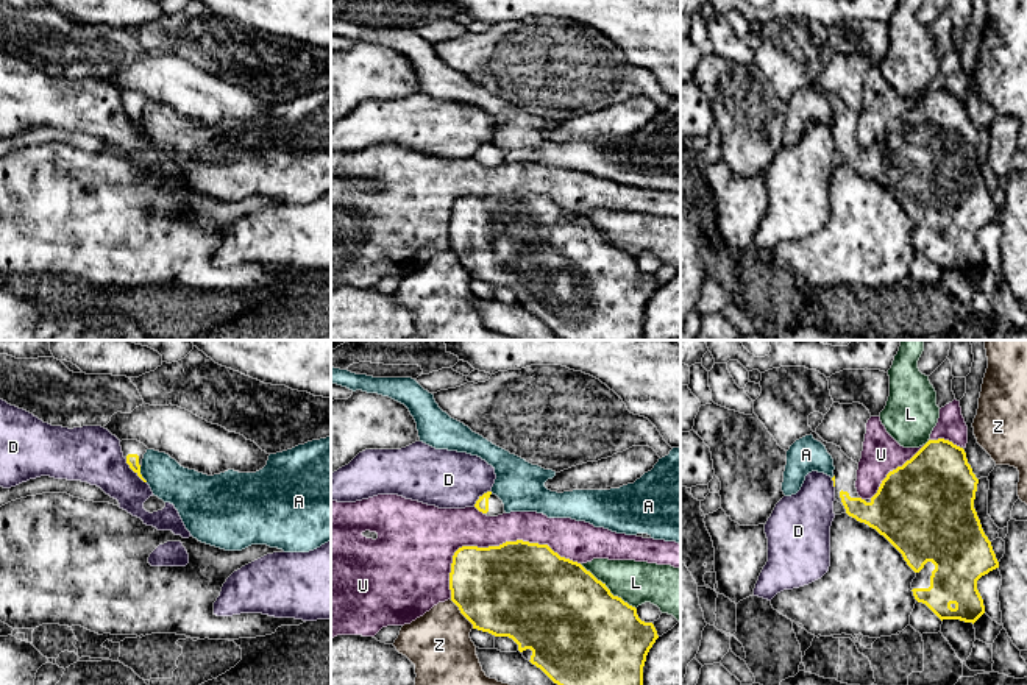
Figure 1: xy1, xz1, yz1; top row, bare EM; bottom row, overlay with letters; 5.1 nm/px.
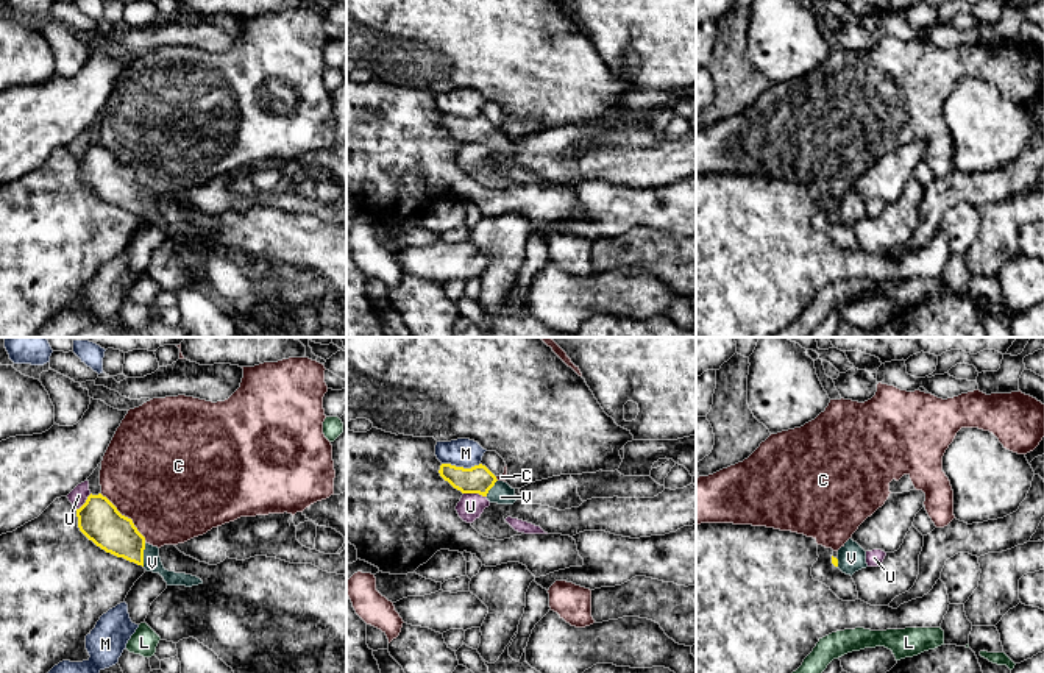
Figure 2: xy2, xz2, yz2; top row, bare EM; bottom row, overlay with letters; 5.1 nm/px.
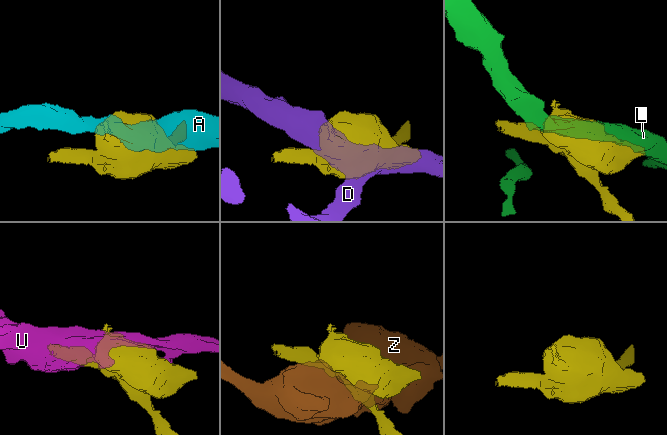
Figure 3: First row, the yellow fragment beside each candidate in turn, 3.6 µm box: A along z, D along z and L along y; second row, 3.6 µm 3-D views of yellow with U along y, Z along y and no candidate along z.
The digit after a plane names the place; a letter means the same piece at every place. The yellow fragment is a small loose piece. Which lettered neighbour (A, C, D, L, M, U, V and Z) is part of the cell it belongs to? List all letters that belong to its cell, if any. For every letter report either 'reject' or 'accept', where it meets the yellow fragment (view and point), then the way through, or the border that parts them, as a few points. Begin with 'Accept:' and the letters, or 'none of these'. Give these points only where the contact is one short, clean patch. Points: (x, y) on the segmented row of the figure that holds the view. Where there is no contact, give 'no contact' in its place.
Accept: V
A: reject | xy1 (141, 475) | along xy1 (139, 467), (139, 473), (147, 481)
C: reject | xy2 (127, 517)
D: reject | xy1 (135, 472) | along xy1 (125, 459), (145, 482)
L: reject | xz1 (607, 589)
M: reject | xz2 (461, 467)
U: reject | xz1 (493, 546)
V: accept | xy2 (142, 555) | across xy2 (114, 533), (142, 555), (152, 562)
Z: reject | xz1 (461, 612)

